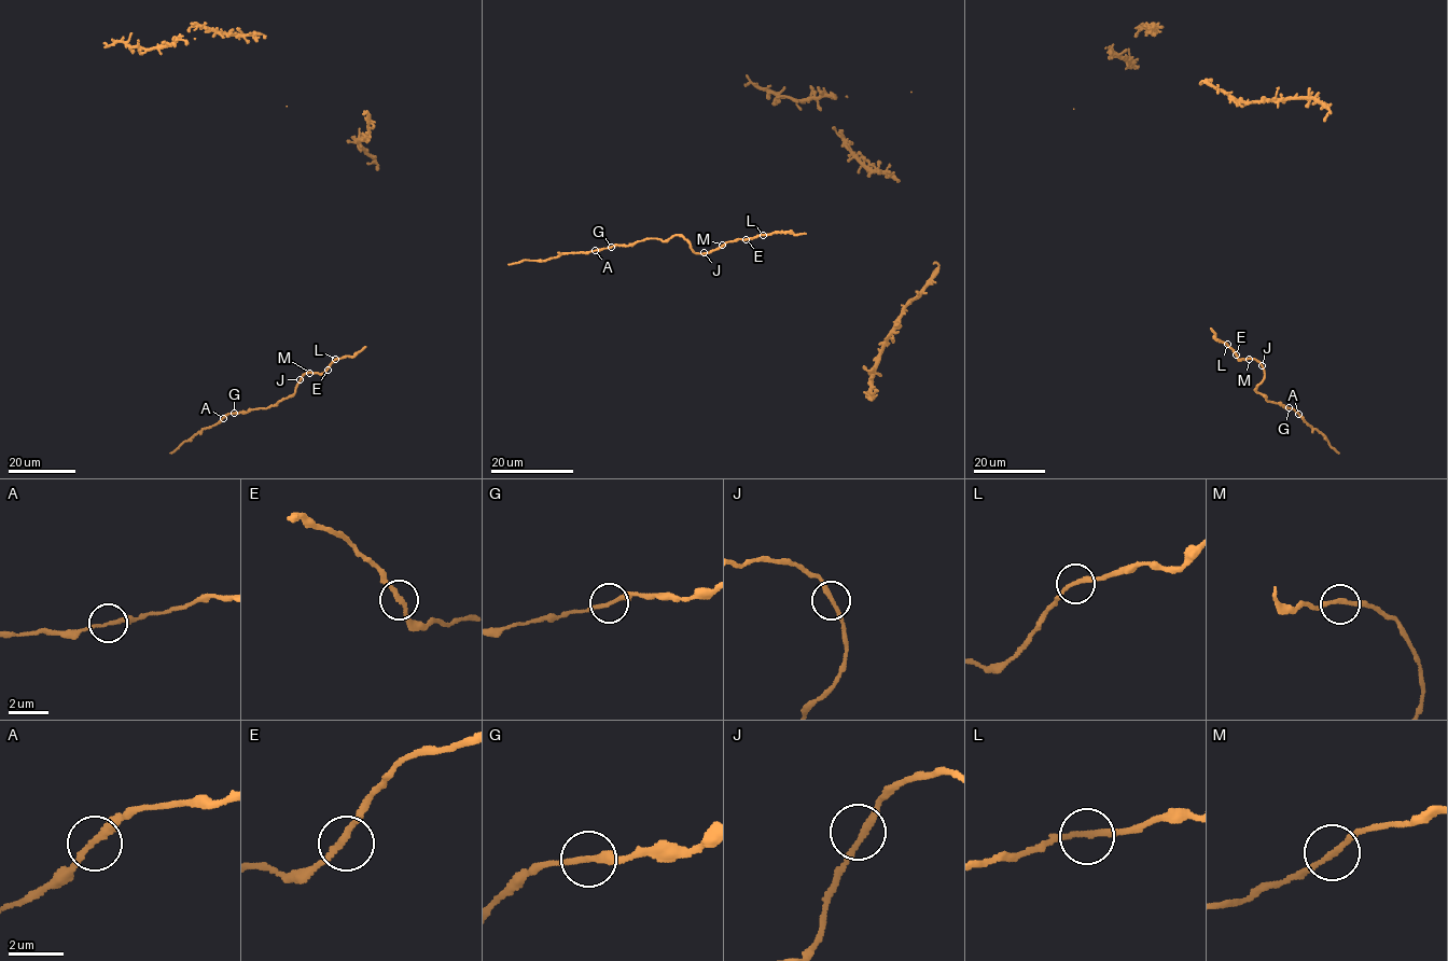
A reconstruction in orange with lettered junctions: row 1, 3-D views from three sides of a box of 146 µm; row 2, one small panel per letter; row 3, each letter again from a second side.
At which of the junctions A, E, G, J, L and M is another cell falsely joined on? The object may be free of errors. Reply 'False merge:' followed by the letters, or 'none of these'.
False merge: none of these

